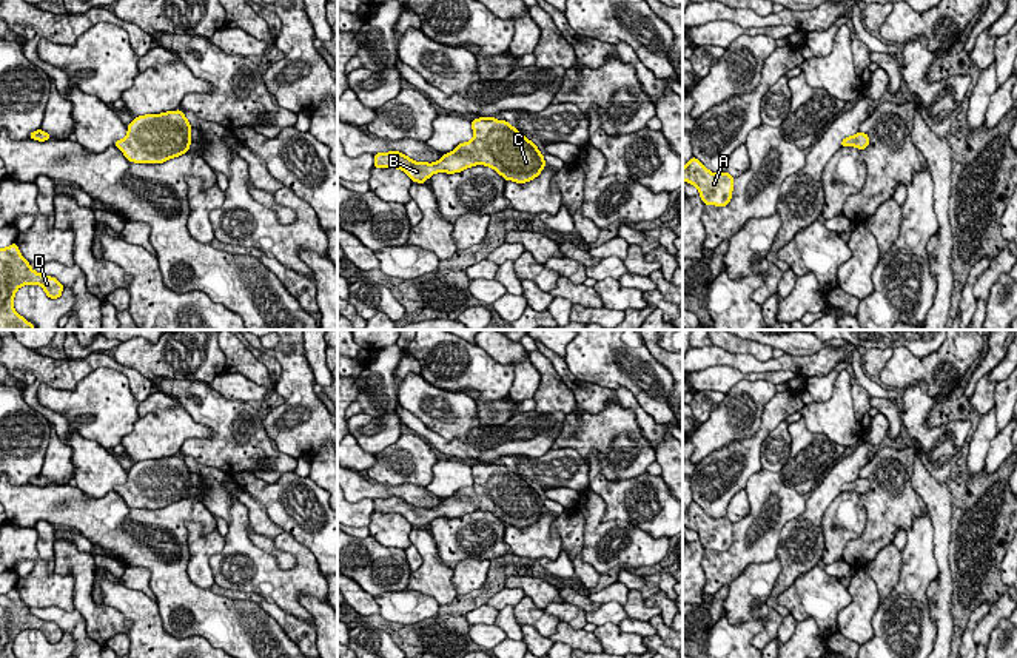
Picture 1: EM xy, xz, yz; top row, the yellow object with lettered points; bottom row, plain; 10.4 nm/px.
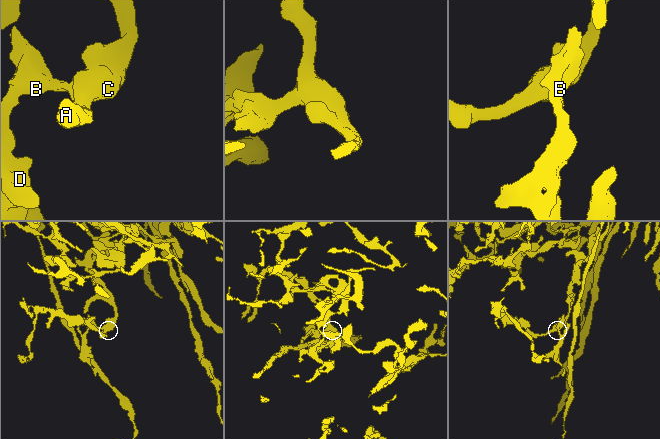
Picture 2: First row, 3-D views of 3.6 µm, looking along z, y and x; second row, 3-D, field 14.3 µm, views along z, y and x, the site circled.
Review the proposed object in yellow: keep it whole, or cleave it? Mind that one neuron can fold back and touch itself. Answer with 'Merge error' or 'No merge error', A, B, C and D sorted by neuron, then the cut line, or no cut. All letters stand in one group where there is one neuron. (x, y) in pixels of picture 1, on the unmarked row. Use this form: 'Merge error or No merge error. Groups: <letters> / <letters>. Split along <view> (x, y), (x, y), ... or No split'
No merge error. Groups: A B C D. No split

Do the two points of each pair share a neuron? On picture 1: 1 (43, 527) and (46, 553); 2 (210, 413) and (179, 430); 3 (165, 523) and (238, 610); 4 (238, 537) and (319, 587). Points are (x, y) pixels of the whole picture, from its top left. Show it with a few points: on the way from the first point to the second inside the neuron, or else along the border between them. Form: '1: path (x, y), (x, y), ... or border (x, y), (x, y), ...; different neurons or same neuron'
1: path (45, 533), (45, 547); same neuron
2: border (182, 406), (211, 433), (188, 438), (179, 453); different neurons
3: path (165, 552), (168, 572), (208, 610); same neuron
4: path (253, 558), (278, 583), (298, 583); same neuron

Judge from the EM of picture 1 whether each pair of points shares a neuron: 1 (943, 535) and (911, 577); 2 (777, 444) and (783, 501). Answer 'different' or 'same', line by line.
1: different
2: different

